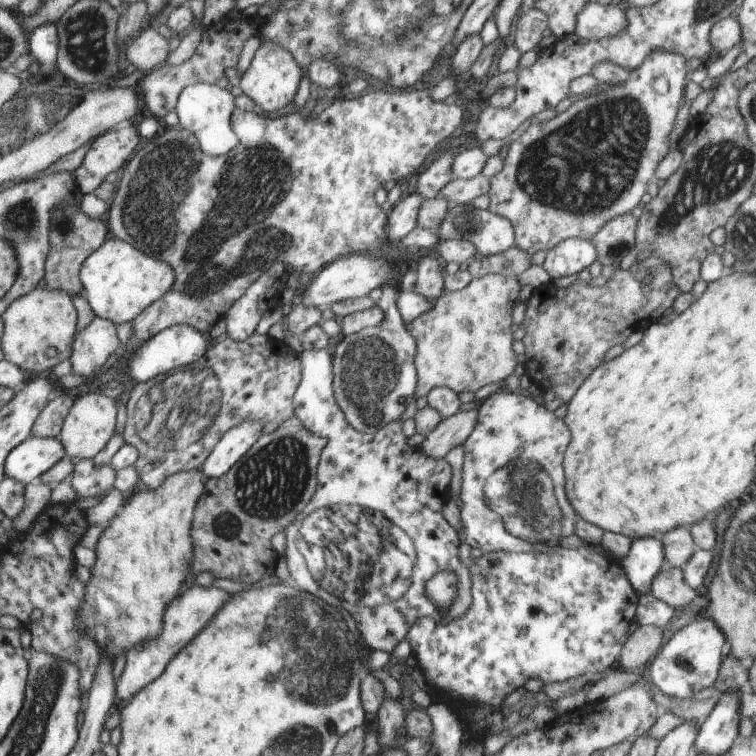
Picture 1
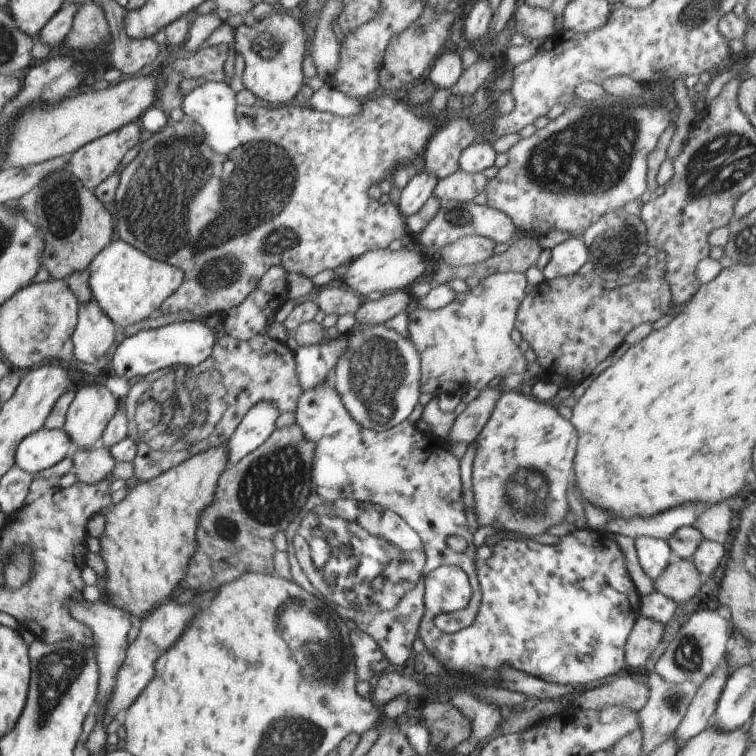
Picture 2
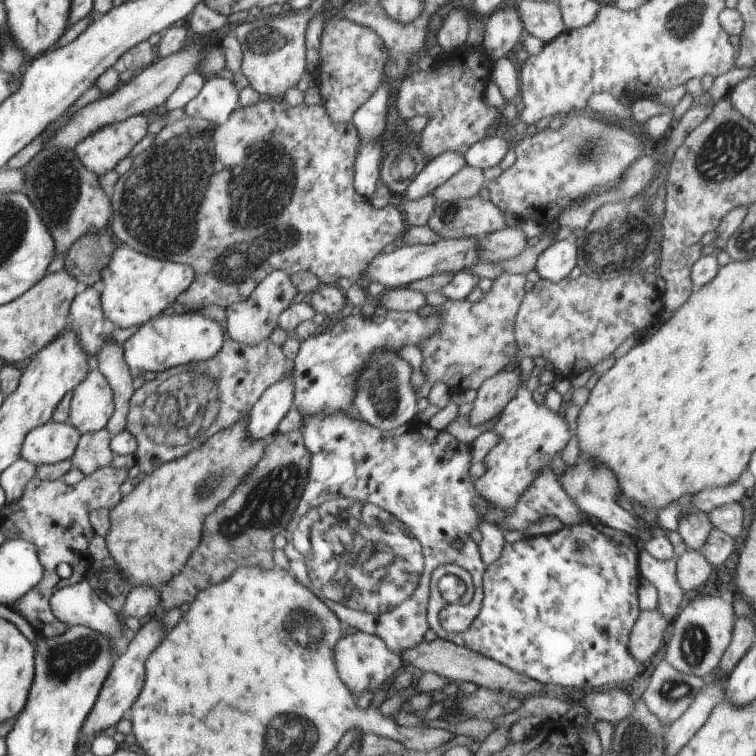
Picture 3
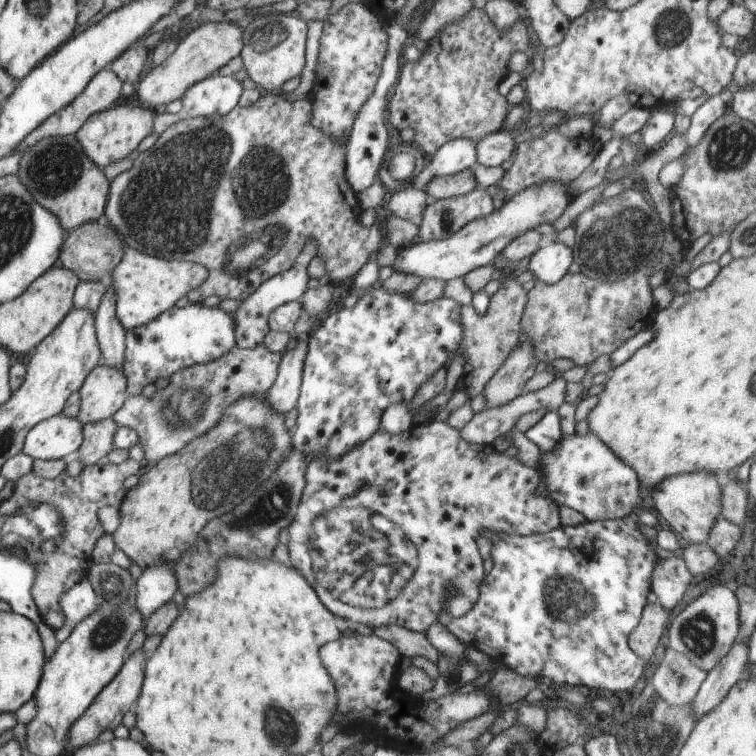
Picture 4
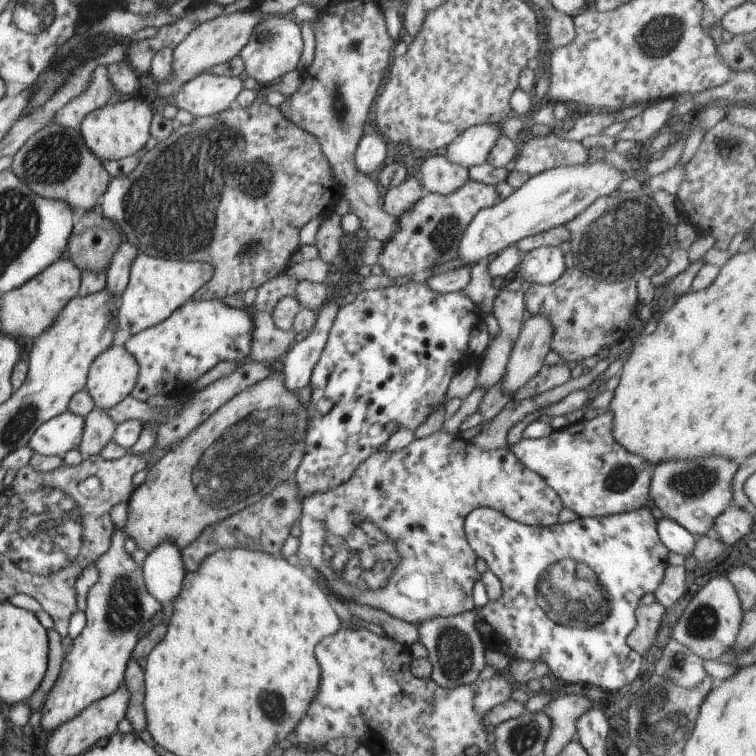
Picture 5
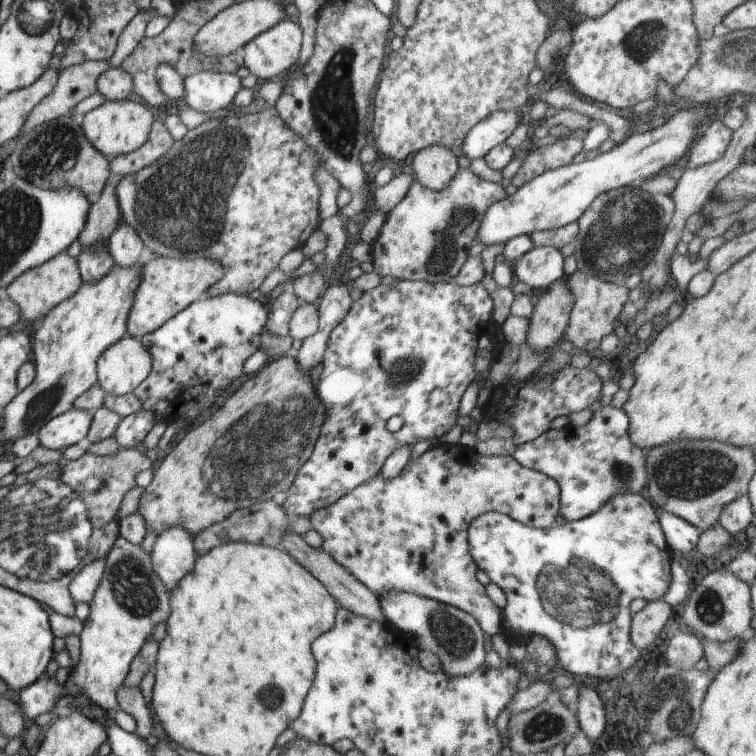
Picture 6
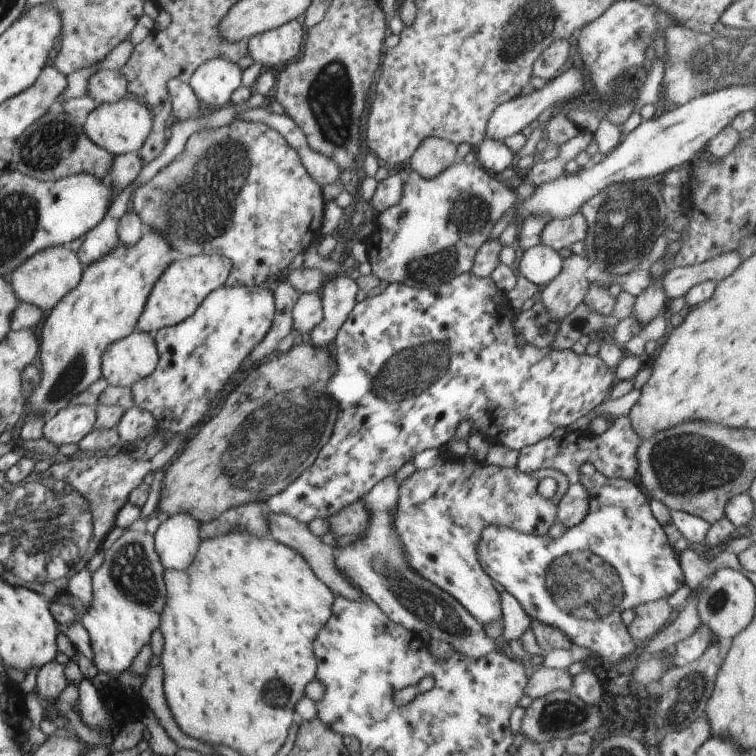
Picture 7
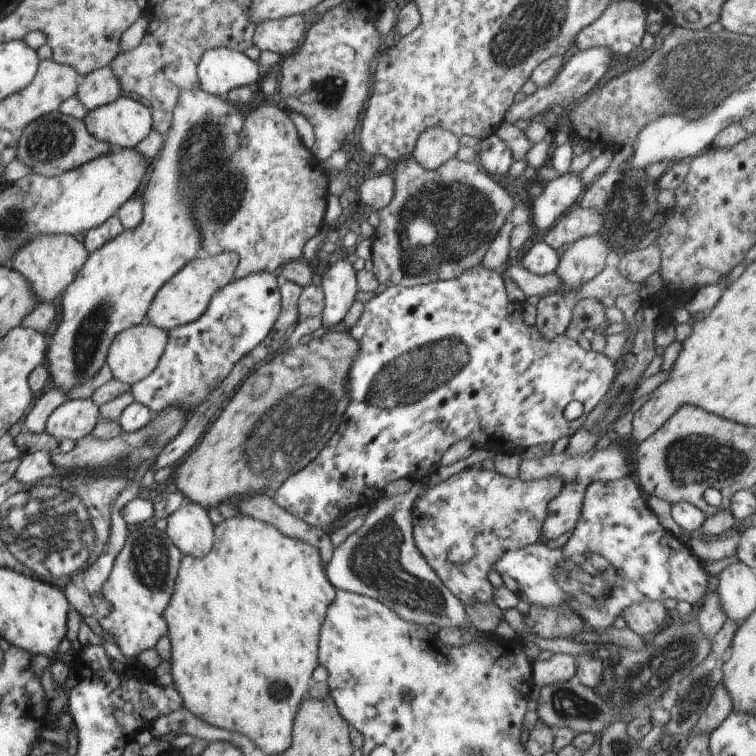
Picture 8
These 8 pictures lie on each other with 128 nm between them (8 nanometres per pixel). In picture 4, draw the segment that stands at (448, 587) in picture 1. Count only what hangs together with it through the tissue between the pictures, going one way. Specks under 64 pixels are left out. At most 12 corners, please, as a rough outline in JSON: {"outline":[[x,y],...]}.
{"outline":[[636,513],[484,534],[493,567],[438,623],[522,676],[601,695],[658,557]]}

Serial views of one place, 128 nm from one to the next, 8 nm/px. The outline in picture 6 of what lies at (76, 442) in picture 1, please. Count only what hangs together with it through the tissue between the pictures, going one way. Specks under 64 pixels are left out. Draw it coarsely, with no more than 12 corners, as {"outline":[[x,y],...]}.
{"outline":[[126,334],[97,362],[106,394],[132,393],[153,369],[151,352]]}

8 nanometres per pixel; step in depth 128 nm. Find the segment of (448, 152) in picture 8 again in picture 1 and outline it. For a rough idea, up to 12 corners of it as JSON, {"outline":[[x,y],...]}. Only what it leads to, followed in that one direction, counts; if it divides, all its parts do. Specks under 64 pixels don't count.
{"outline":[[482,173],[452,178],[440,189],[447,201],[460,205],[486,194],[490,181]]}

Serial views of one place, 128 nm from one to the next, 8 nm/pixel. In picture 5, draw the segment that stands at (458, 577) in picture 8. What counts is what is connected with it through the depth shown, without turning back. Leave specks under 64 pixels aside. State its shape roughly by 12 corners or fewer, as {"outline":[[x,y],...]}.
{"outline":[[440,430],[303,500],[292,560],[415,624],[474,608],[465,518],[563,502]]}

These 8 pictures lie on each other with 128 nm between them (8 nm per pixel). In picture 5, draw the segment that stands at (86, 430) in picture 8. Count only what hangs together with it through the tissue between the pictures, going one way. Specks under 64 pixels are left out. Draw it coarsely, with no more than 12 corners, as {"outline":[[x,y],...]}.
{"outline":[[66,410],[30,437],[32,452],[64,457],[78,448],[85,417]]}

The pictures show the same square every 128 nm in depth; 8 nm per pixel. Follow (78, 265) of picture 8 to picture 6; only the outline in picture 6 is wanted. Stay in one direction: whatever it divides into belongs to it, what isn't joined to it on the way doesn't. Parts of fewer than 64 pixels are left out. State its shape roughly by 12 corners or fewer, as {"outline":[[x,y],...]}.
{"outline":[[64,251],[22,273],[6,292],[38,325],[82,283]]}

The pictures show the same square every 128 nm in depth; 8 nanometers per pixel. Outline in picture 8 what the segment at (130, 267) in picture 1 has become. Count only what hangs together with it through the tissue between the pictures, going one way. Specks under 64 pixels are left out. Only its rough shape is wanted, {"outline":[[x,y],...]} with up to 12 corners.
{"outline":[[203,254],[156,293],[146,321],[198,320],[234,280],[238,254]]}

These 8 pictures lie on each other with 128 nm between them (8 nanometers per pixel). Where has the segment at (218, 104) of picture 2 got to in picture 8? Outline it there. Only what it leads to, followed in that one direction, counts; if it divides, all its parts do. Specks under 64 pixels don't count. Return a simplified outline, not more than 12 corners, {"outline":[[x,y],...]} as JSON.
{"outline":[[207,50],[197,66],[202,90],[226,98],[259,84],[243,52]]}

